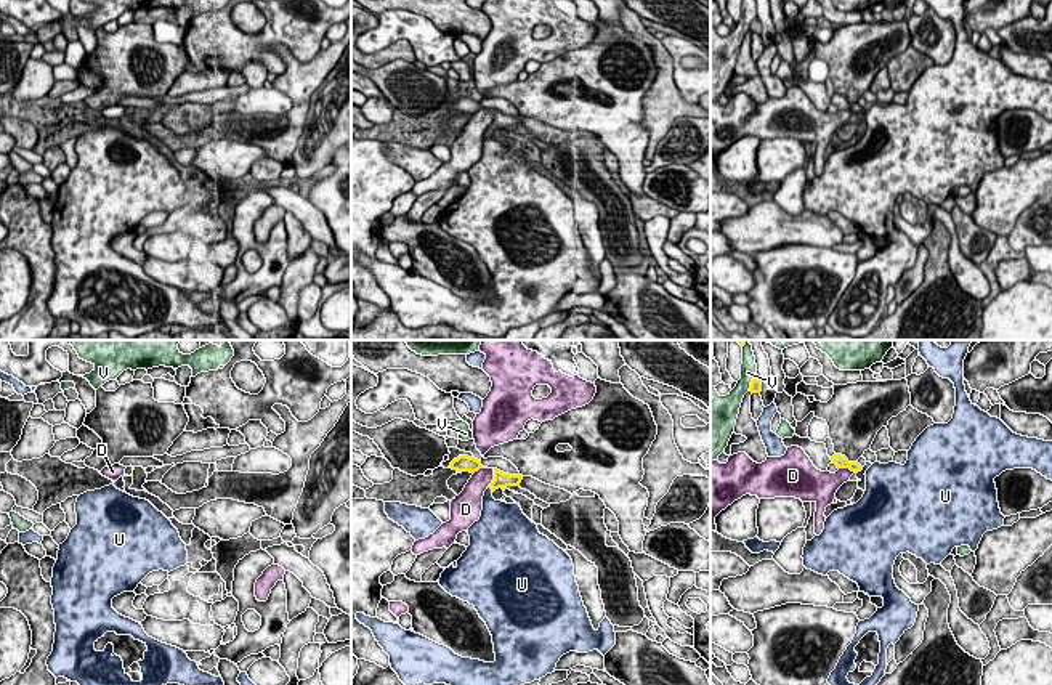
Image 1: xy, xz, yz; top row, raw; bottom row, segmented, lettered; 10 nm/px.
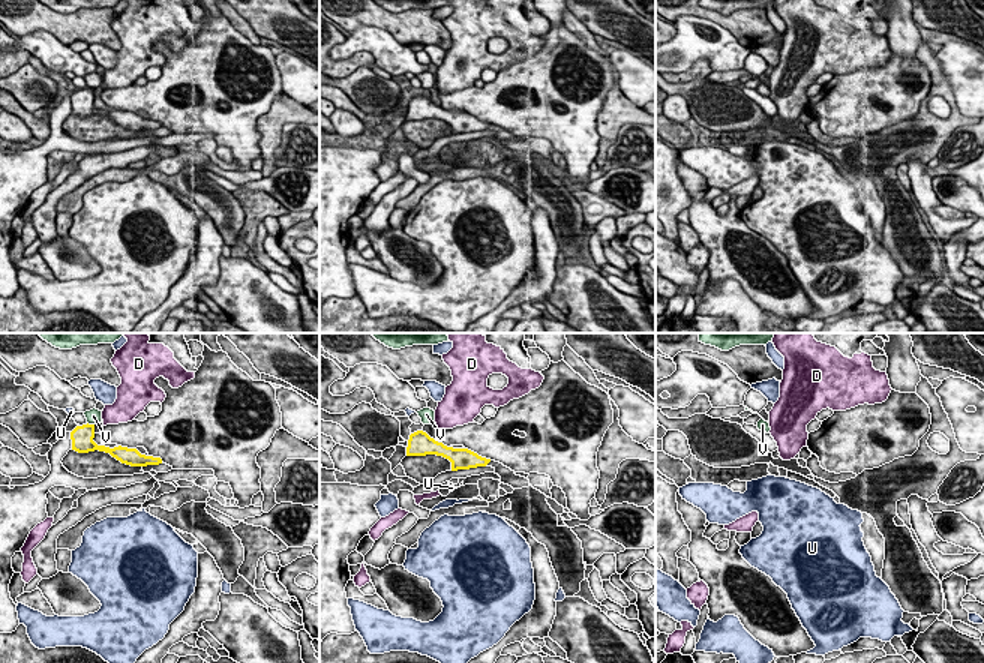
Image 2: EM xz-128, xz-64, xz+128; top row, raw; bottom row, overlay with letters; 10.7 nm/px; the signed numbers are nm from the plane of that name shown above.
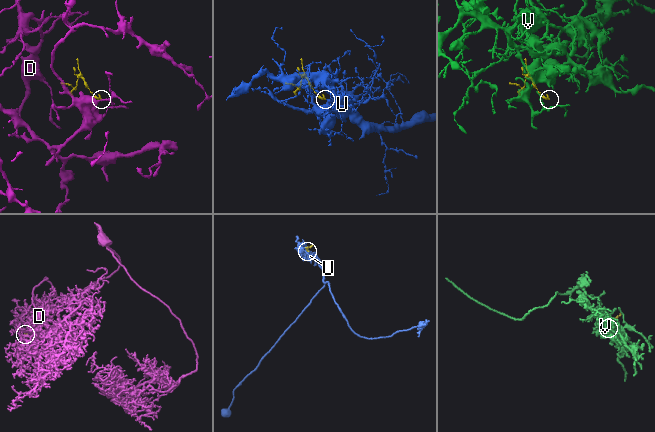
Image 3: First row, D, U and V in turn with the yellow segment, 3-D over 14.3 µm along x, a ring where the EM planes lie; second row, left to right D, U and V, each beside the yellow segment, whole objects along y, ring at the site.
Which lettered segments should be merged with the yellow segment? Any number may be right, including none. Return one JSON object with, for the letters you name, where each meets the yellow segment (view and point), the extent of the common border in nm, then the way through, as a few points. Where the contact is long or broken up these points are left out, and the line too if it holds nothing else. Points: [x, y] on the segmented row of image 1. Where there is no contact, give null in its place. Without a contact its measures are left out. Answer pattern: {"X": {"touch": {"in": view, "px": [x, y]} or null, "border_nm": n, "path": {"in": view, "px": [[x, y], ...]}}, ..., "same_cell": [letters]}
{"U": {"touch": {"in": "xz", "px": [491, 488]}, "border_nm": 80, "path": {"in": "xz", "px": [[501, 480], [491, 488], [489, 506], [494, 512]]}}, "same_cell": ["U"]}

